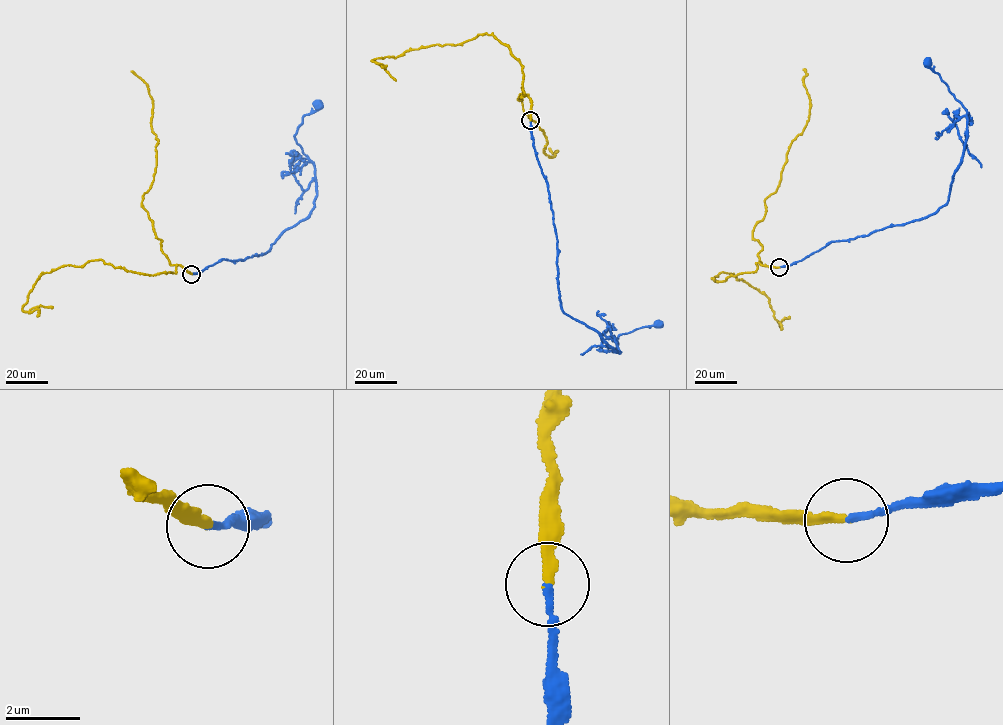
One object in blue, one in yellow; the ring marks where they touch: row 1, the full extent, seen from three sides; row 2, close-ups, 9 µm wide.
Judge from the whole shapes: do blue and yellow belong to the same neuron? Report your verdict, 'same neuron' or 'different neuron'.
same neuron

